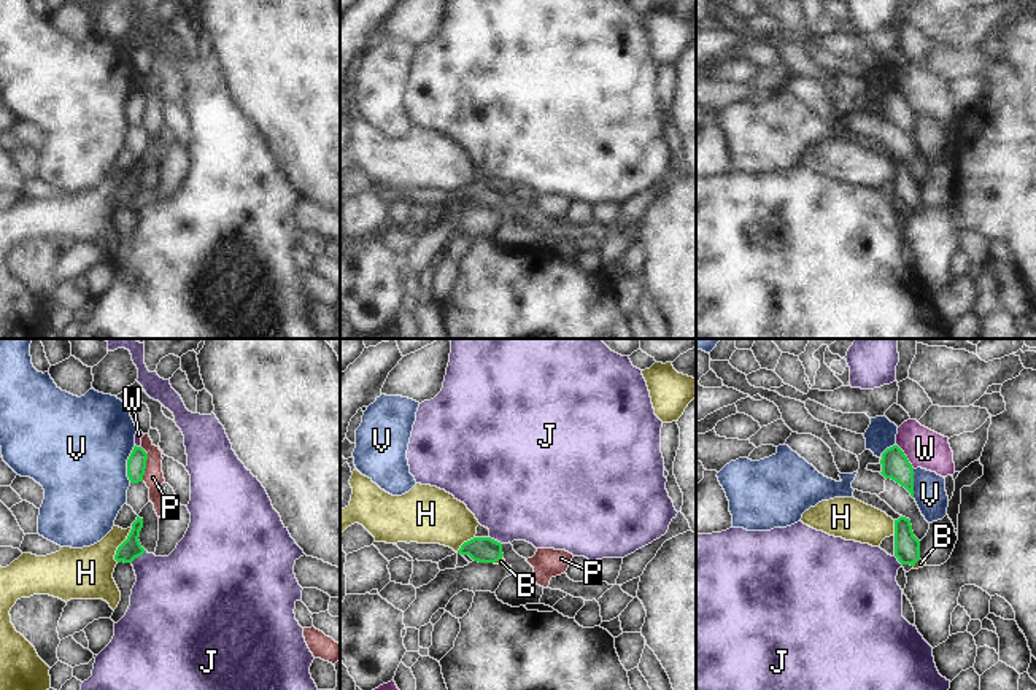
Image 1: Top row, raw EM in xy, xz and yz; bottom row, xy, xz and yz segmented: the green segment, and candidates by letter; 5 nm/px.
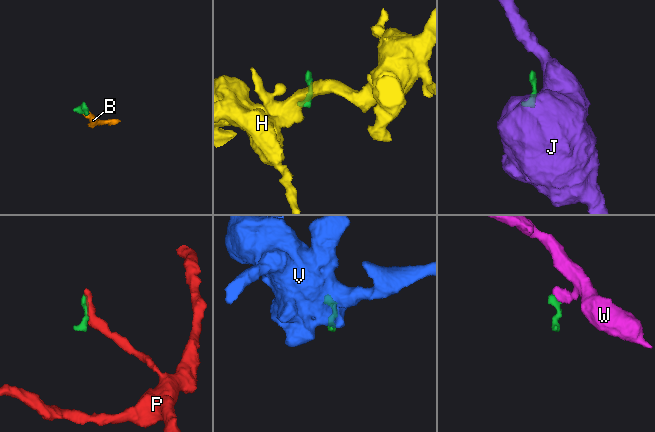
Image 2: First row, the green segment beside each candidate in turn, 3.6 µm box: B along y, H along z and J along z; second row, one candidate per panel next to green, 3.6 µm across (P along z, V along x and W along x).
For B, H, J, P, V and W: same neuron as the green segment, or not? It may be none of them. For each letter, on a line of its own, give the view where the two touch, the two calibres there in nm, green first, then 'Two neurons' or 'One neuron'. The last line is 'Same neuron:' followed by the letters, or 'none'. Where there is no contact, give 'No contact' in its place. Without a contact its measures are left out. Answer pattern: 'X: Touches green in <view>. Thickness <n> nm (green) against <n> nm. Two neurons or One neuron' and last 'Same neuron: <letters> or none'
B: Touches green in xz. Thickness 130 nm (green) against 30 nm. One neuron
H: Touches green in xy. Thickness 110 nm (green) against 260 nm. Two neurons
J: Touches green in xy. Thickness 110 nm (green) against 380 nm. Two neurons
P: Touches green in xy. Thickness 100 nm (green) against 100 nm. Two neurons
V: Touches green in xy. Thickness 100 nm (green) against 480 nm. Two neurons
W: Touches green in yz. Thickness 140 nm (green) against 200 nm. Two neurons
Same neuron: B

